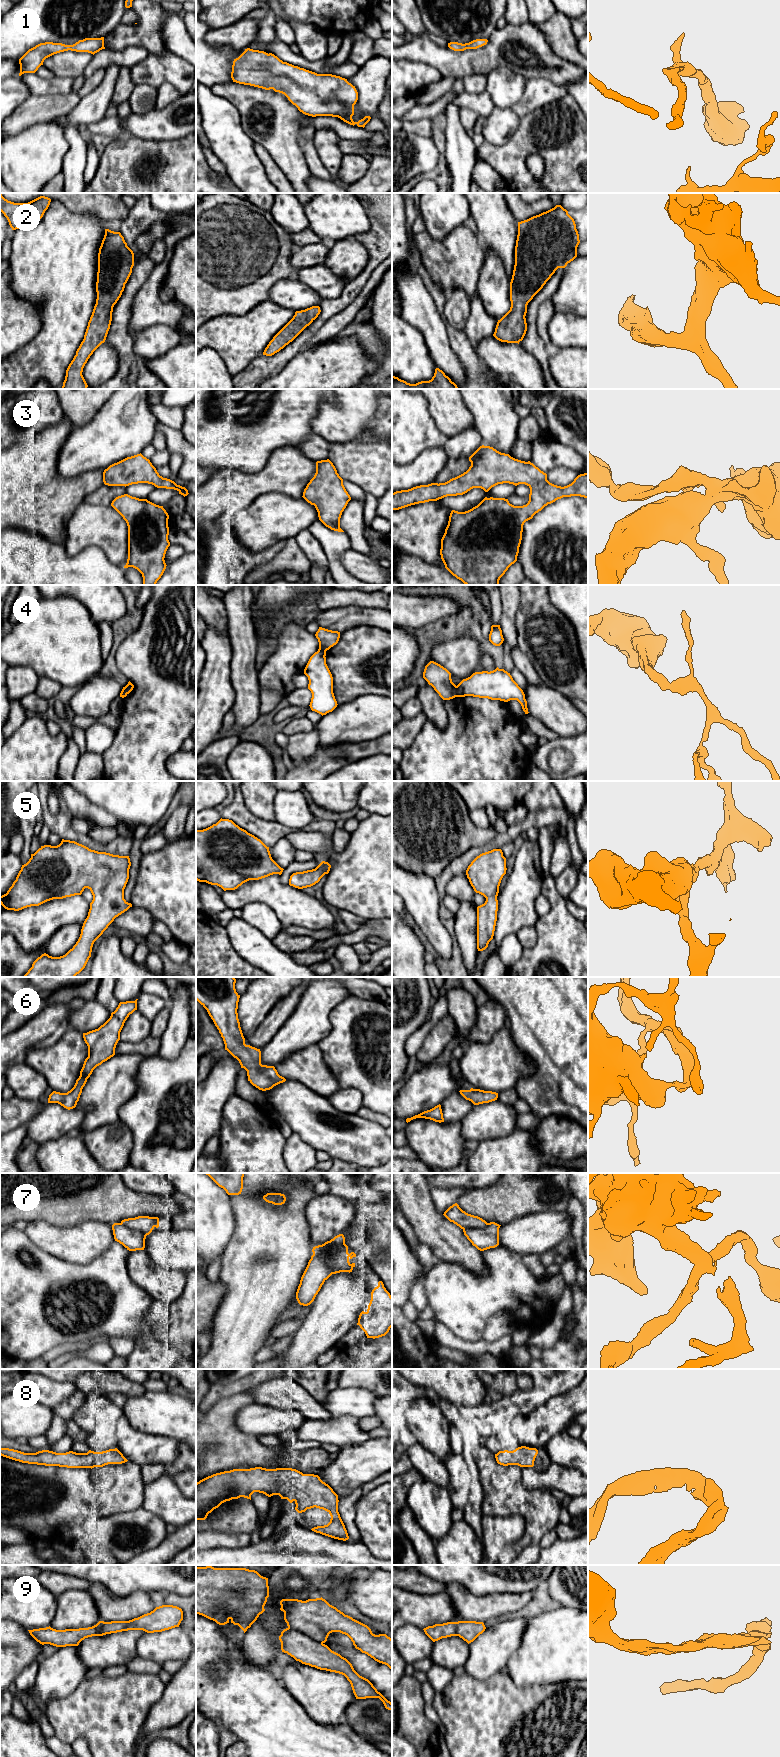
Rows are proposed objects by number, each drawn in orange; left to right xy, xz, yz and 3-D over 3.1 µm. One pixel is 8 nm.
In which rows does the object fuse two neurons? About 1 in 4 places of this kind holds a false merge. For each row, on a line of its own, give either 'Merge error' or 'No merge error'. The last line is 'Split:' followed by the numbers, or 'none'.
1: No merge error
2: No merge error
3: No merge error
4: Merge error
5: No merge error
6: No merge error
7: No merge error
8: No merge error
9: No merge error
Split: 4

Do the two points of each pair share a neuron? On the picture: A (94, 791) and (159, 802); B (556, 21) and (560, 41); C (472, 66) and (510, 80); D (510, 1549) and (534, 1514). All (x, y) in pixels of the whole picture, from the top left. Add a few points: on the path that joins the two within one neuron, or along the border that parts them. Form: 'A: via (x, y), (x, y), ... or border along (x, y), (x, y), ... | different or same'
A: via (110, 791), (139, 791), (143, 795) | same
B: via (558, 26), (560, 36) | same
C: border along (511, 68), (497, 66), (486, 75) | different
D: via (520, 1544), (534, 1530), (534, 1524) | same

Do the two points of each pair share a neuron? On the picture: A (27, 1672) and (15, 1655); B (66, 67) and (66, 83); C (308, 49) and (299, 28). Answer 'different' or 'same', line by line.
A: different
B: different
C: same

